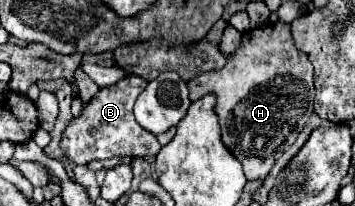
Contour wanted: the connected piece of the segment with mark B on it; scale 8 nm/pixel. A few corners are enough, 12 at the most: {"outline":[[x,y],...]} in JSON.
{"outline":[[148,82],[100,88],[62,134],[76,166],[156,156],[160,142],[132,106]]}

